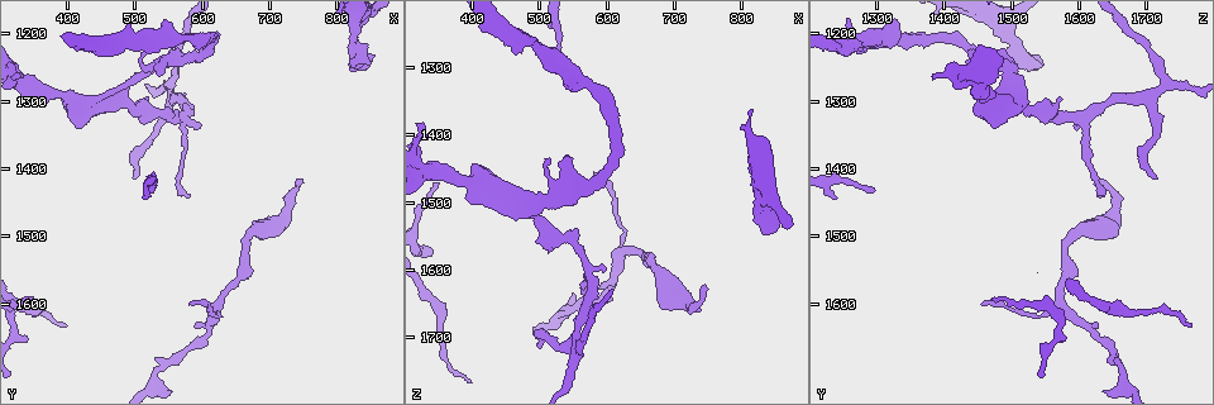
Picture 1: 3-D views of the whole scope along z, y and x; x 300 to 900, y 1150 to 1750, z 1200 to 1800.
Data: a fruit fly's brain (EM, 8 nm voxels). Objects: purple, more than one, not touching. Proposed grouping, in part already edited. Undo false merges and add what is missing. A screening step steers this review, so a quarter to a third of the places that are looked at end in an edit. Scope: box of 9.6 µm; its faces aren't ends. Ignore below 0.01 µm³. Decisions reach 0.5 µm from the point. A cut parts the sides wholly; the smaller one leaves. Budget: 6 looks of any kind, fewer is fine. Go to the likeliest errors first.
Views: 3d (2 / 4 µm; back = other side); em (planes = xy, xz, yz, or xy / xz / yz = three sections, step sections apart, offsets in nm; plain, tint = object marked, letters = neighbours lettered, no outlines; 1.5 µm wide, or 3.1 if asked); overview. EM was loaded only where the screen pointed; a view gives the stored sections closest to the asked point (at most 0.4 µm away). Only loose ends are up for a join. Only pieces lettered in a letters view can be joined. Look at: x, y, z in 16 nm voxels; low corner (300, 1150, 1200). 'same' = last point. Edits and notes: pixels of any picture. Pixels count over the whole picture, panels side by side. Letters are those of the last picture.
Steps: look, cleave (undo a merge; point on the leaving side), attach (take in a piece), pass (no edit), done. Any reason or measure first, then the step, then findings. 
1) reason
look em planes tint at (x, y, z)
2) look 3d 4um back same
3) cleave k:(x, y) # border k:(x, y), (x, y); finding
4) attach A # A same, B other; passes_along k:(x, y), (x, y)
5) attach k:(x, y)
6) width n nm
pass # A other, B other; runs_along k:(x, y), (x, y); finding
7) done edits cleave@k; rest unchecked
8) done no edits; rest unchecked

free end
look 3d 4um at (750, 1420, 1620)

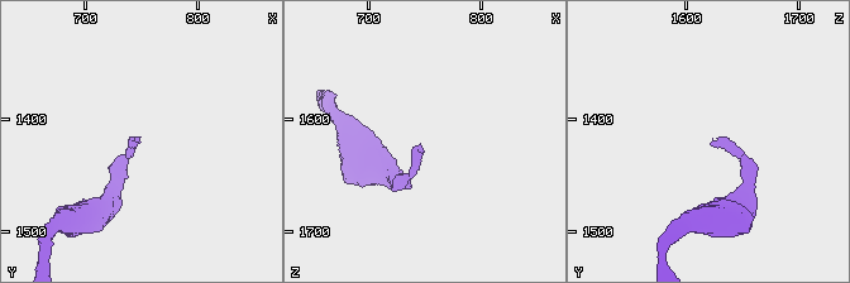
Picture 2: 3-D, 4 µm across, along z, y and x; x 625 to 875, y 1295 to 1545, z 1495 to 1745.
now the EM
look em planes plain at (746, 1420, 1620)

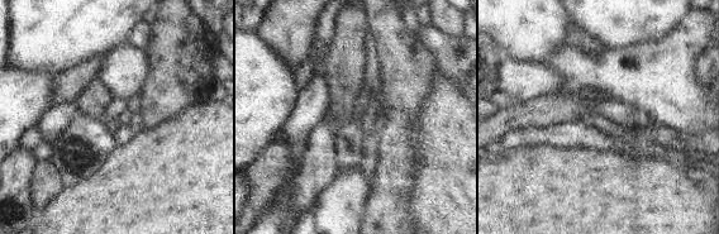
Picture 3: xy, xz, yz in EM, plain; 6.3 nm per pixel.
look em planes letters same

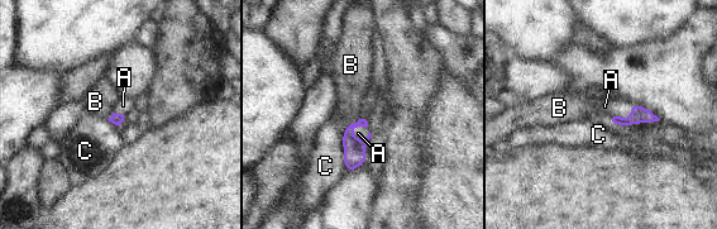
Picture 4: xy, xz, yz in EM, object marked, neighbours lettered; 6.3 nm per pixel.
longest_contact C 240 nm
attach A # A same, B other, C other; it goes on there

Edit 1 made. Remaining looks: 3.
see it whole again
look overview

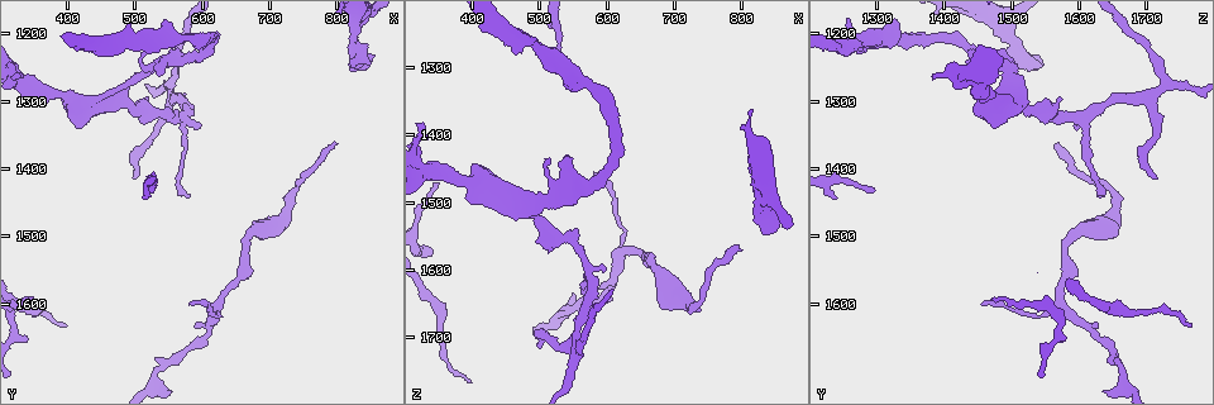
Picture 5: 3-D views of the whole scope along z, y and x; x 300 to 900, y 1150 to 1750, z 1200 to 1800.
branch stops here
look em planes letters at (580, 1440, 1630)

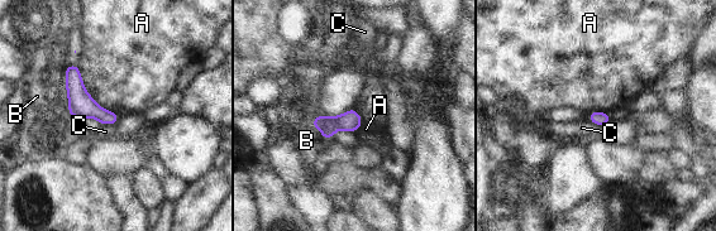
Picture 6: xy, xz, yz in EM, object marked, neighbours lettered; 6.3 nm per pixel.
pass # A other, B other, C other; border 6:(586, 119), (602, 126); no lettered piece goes on from it

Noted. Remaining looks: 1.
done edits attach@4; rest unchecked

